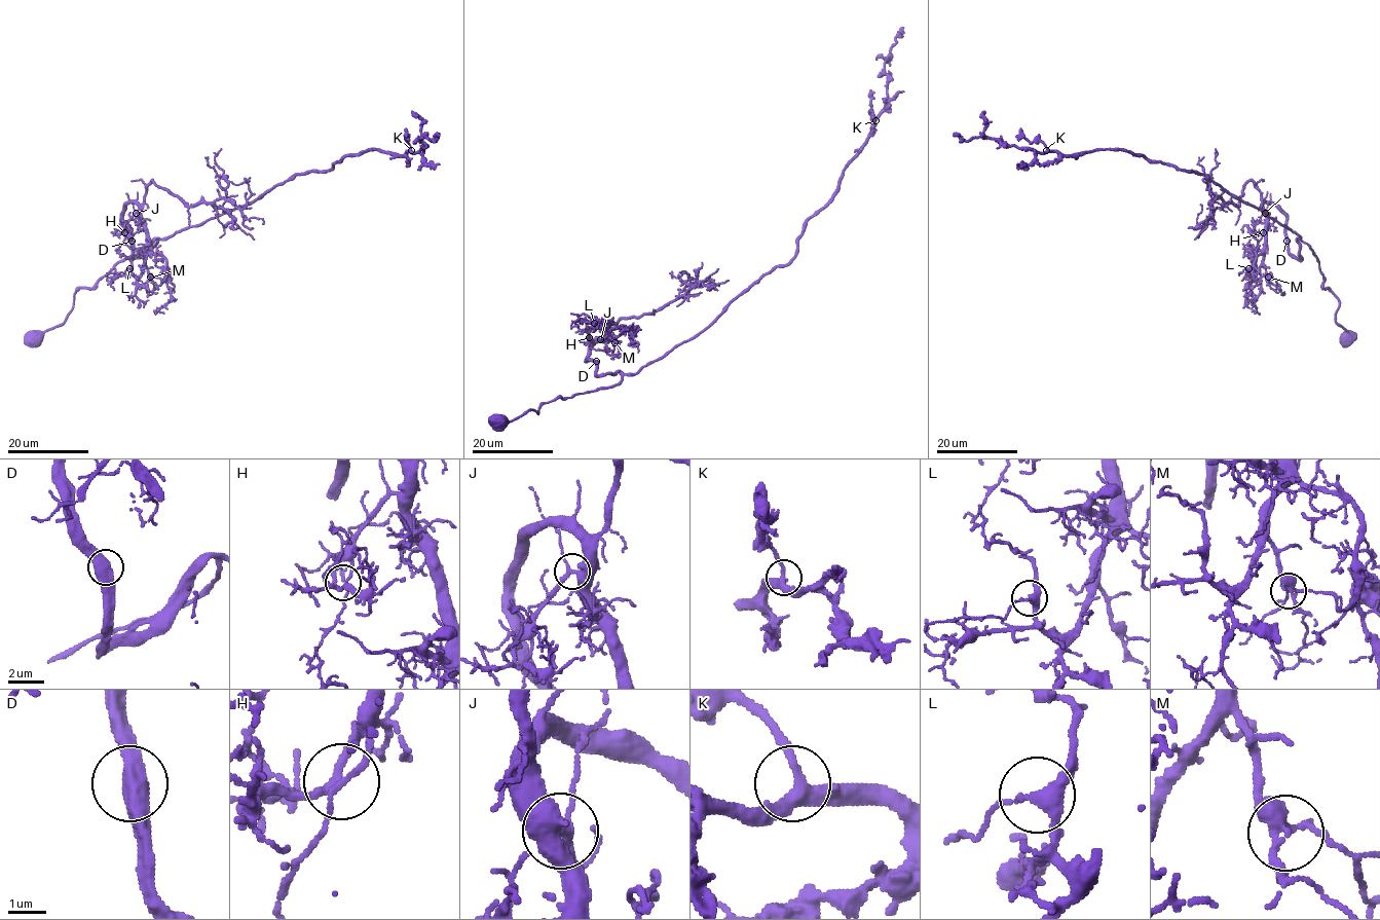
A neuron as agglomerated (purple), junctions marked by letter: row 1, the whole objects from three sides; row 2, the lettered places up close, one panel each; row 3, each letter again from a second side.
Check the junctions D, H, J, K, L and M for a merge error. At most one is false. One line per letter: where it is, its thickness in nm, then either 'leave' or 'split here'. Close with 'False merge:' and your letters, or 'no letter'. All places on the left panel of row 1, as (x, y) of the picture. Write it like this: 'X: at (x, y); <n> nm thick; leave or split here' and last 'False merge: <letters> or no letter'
D: at (132, 241); 600 nm thick; leave
H: at (124, 232); 120 nm thick; leave
J: at (136, 213); 320 nm thick; leave
K: at (411, 150); 300 nm thick; leave
L: at (129, 268); 320 nm thick; leave
M: at (150, 277); 340 nm thick; leave
False merge: no letter

